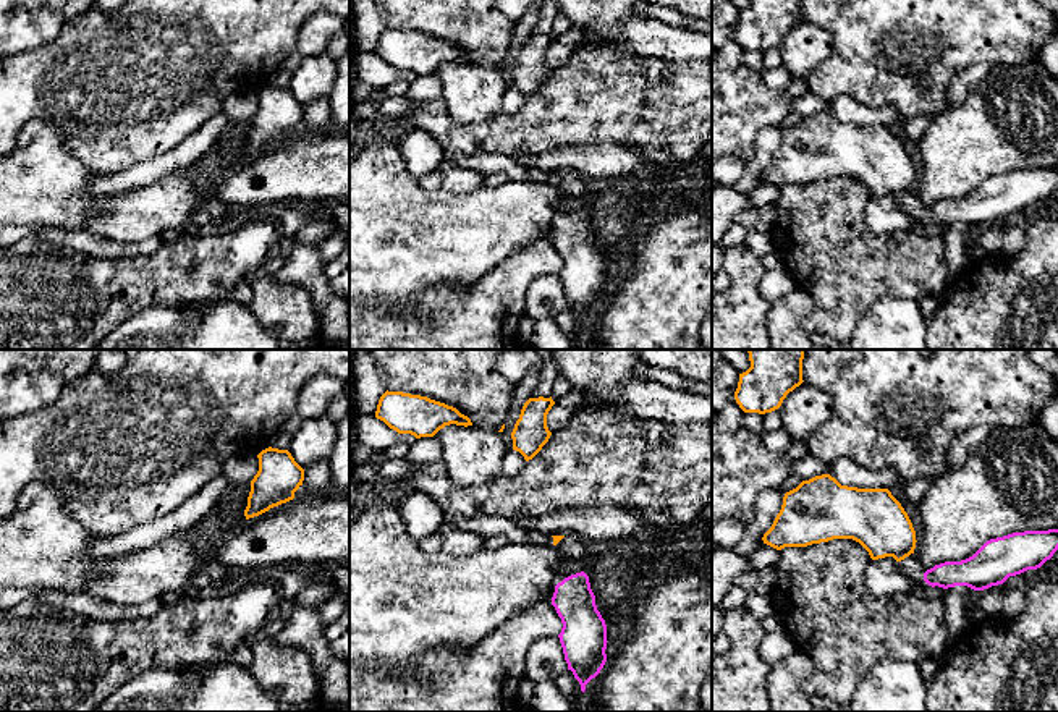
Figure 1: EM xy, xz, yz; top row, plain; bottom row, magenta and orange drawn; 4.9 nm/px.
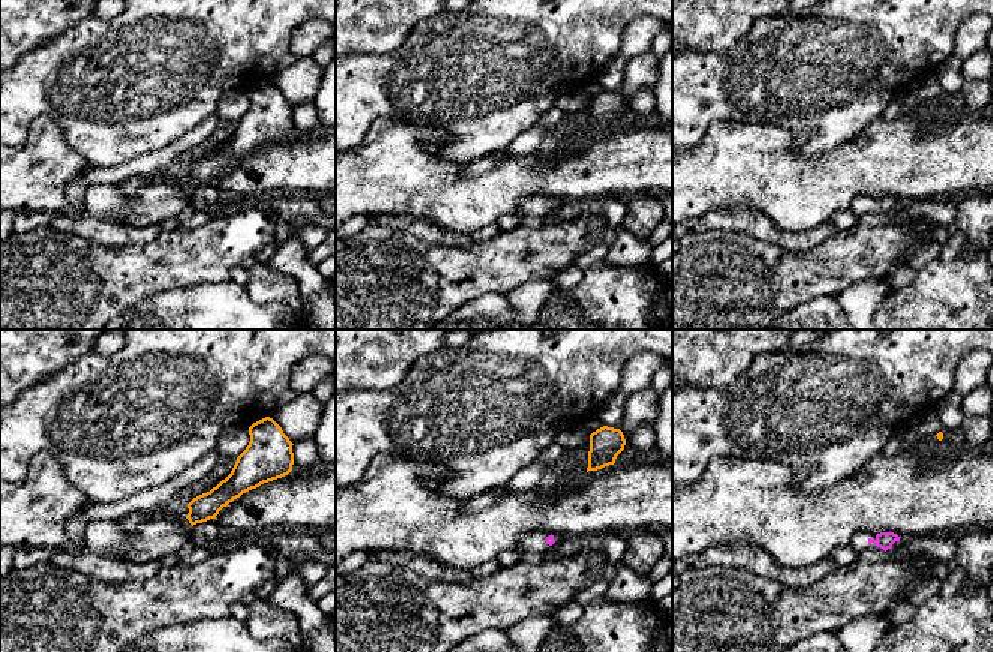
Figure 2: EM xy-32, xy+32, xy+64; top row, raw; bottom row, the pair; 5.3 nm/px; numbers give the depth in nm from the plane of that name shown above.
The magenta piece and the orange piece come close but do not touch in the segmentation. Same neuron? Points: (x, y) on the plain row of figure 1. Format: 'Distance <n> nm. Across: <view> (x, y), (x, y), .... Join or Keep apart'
Distance 110 nm. Across: yz (927, 207), (913, 190). Join

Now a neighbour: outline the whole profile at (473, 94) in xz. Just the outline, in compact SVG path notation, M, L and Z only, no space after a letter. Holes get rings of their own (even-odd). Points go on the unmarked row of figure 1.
M450 61L434 73L442 83L440 99L445 102L450 117L456 123L489 123L501 115L508 84L501 70L484 68L476 63Z

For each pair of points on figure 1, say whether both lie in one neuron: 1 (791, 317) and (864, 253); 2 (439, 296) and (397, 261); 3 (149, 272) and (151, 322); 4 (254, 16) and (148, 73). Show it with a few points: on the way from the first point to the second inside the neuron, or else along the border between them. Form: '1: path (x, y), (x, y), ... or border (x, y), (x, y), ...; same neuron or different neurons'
1: border (798, 287), (812, 298), (804, 317), (809, 332); different neurons
2: border (466, 285), (431, 285), (418, 313), (402, 314); different neurons
3: border (183, 306), (148, 308), (117, 327); different neurons
4: path (228, 16), (207, 16), (173, 50); same neuron

